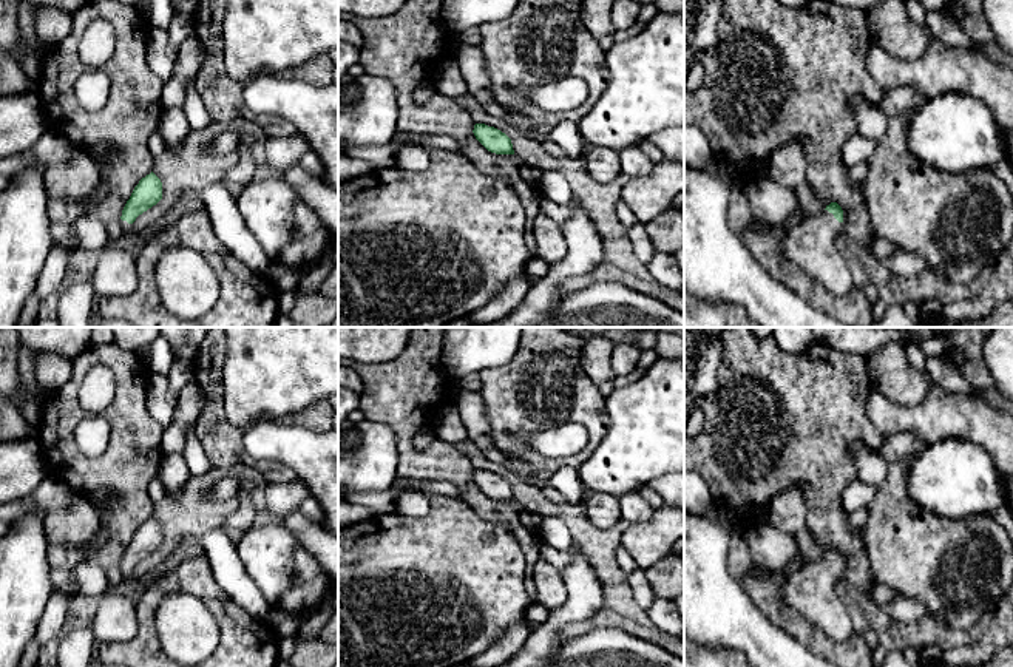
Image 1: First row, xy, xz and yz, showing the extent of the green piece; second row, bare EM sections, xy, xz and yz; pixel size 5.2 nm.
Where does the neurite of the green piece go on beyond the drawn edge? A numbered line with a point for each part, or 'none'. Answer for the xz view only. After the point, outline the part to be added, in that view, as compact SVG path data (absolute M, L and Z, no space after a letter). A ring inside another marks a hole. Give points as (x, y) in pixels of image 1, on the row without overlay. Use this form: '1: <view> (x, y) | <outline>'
none

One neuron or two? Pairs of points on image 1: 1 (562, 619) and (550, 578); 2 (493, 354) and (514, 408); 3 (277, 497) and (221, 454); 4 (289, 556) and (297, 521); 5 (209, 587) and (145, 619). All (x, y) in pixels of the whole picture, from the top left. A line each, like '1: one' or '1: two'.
1: two
2: two
3: two
4: two
5: one

